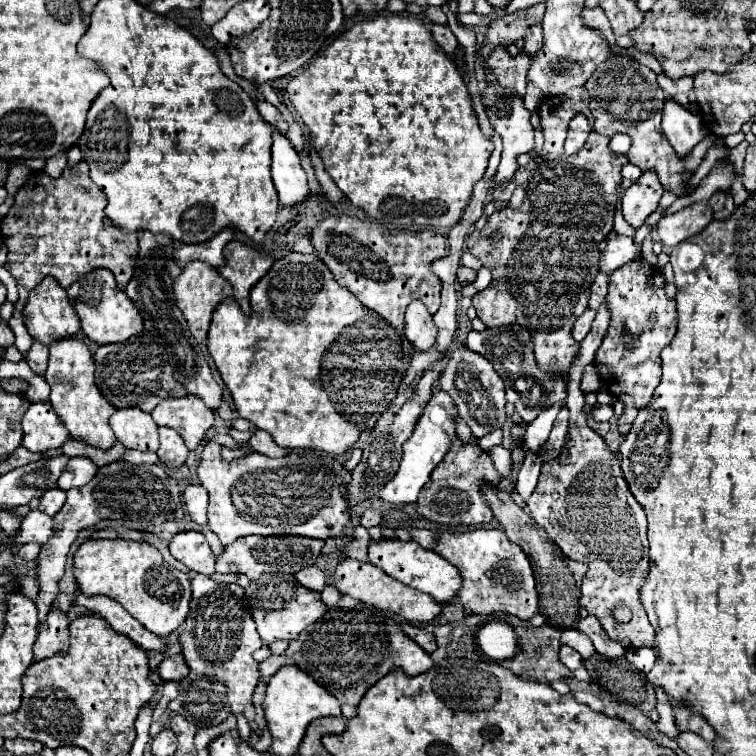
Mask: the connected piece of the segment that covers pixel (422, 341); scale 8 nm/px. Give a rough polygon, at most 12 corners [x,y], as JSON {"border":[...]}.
{"border":[[422,302],[406,310],[404,336],[416,352],[436,344],[436,324]]}

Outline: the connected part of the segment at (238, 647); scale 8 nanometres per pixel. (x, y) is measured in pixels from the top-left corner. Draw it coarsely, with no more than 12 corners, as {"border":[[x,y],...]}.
{"border":[[192,580],[190,674],[168,708],[198,728],[244,714],[264,642],[238,584]]}

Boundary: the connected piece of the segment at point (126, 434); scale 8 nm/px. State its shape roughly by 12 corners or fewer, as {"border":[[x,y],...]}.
{"border":[[140,408],[110,416],[124,448],[156,452],[158,426]]}

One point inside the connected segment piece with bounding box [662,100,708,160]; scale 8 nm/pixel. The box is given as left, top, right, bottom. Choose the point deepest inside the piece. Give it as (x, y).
(684, 130)

